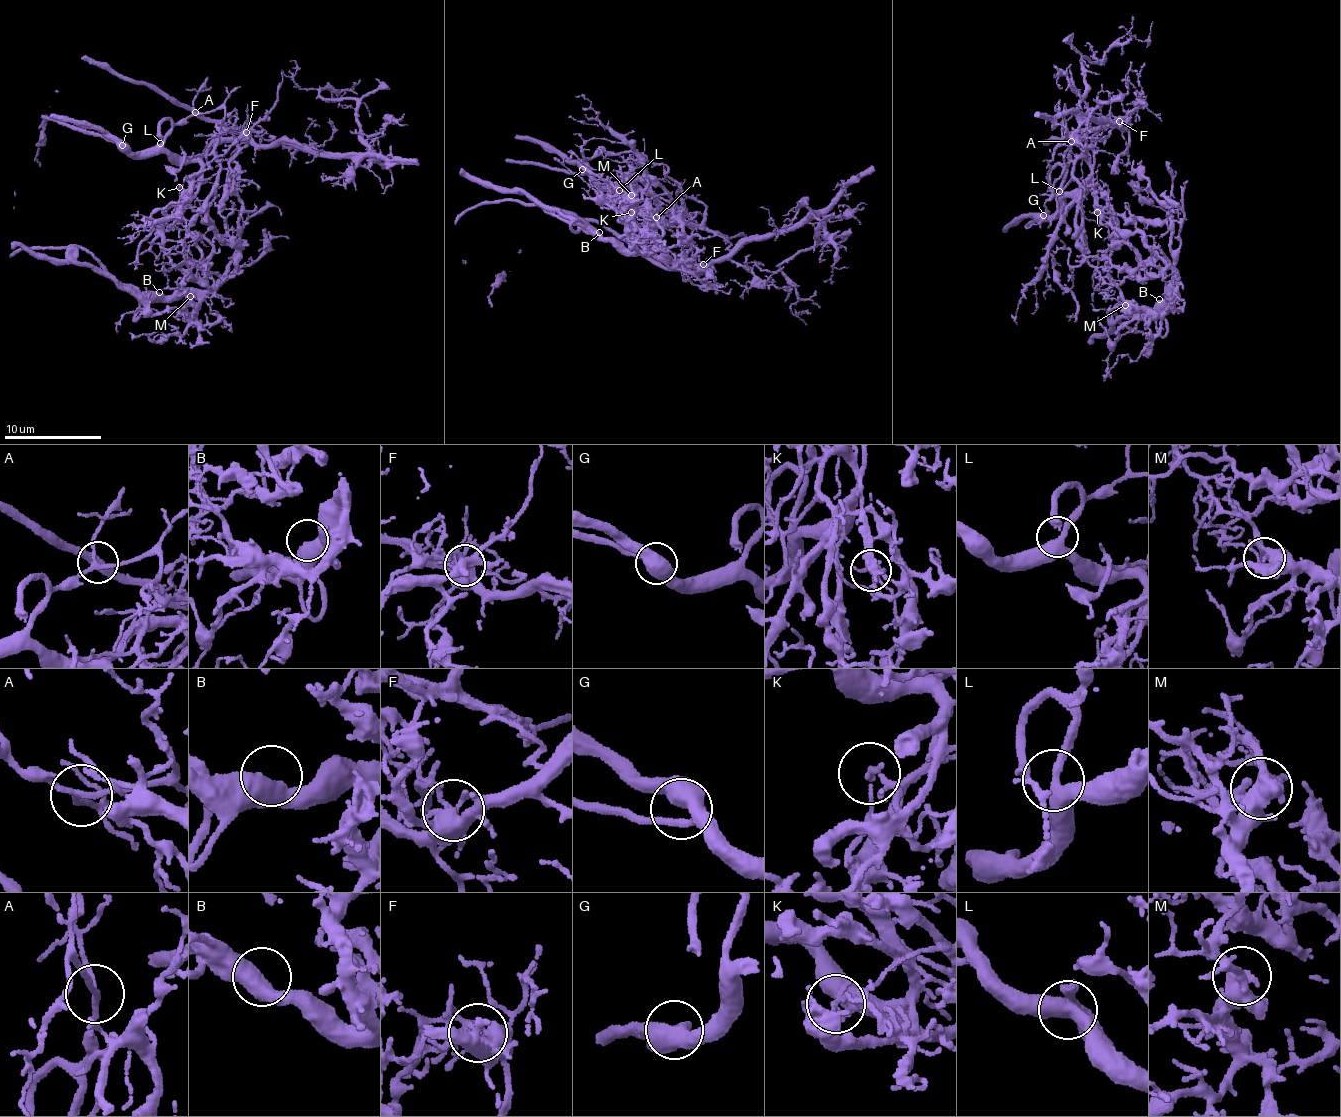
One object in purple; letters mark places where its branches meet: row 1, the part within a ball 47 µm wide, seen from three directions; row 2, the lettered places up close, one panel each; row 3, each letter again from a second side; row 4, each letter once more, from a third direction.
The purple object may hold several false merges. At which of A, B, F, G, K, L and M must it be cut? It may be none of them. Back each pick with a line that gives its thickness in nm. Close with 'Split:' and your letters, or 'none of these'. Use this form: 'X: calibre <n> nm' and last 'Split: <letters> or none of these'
F: calibre 420 nm
K: calibre 140 nm
Split: F, K

